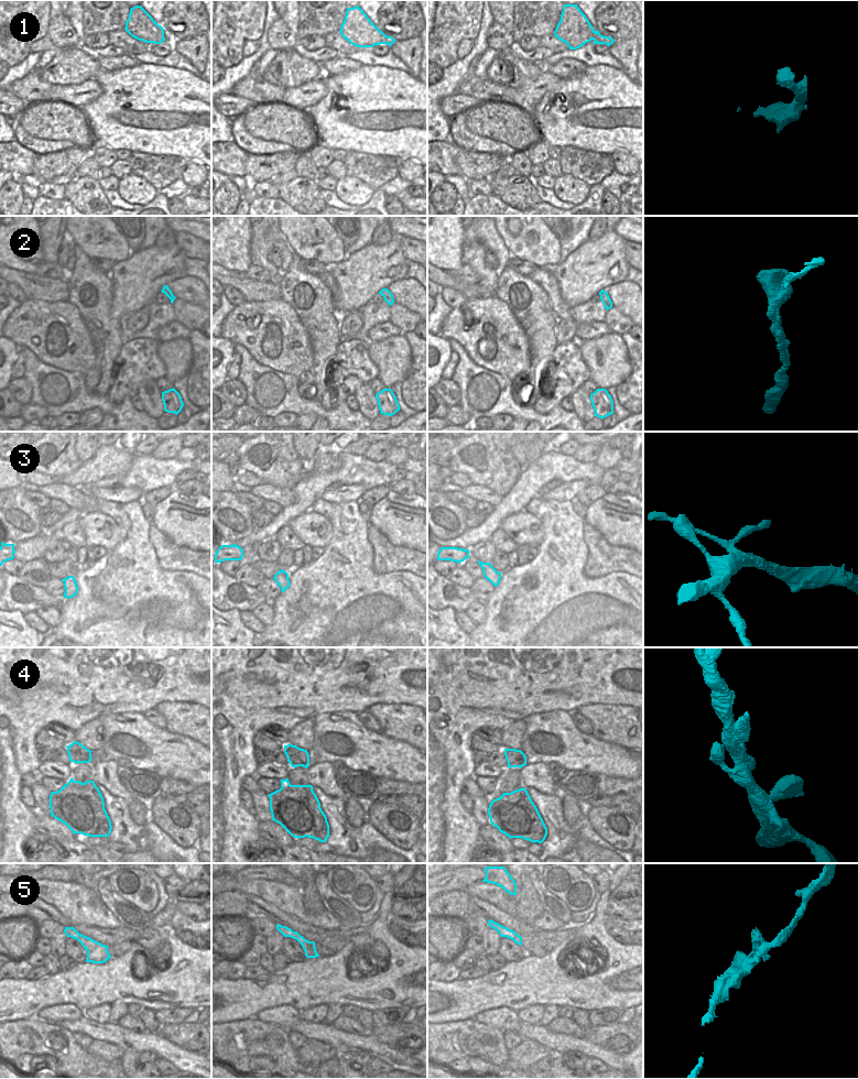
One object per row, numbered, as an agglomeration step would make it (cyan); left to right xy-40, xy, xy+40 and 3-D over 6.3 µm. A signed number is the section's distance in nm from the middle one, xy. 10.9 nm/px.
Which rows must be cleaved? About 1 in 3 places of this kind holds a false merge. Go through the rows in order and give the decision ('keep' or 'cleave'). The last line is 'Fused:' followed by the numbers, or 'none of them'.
1: keep
2: keep
3: keep
4: keep
5: keep
Fused: none of them

